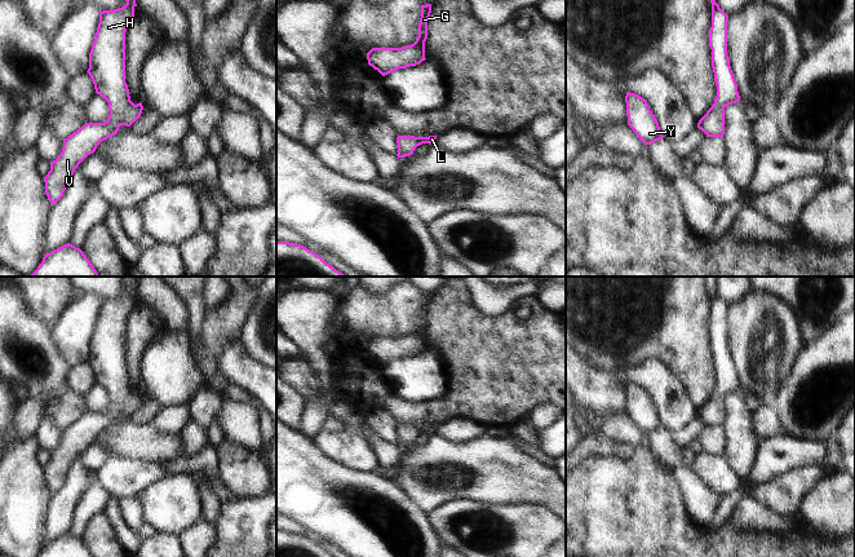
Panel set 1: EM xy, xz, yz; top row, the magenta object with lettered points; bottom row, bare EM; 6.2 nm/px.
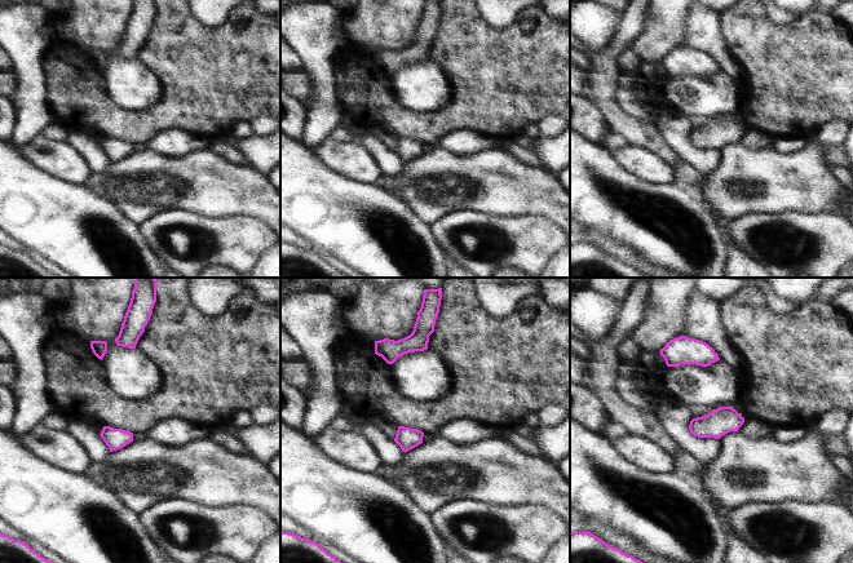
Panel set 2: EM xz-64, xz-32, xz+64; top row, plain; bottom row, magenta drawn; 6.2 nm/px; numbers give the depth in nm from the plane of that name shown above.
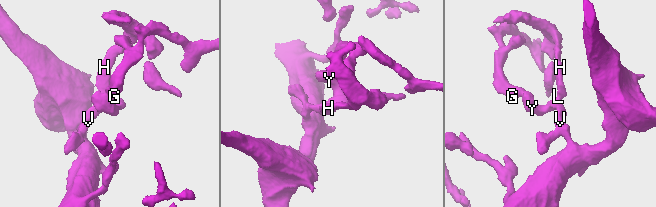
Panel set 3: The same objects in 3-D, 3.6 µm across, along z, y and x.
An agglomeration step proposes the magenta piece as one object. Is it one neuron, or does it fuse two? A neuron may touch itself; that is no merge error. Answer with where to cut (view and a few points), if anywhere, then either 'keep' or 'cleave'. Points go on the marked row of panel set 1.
no cut | keep

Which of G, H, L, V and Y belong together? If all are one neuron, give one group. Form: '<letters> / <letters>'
G H L V Y

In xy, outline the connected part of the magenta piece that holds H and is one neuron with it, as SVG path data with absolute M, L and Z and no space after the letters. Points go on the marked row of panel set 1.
M136 0L125 1L119 9L99 12L87 71L96 93L108 102L110 115L105 123L85 123L63 140L62 152L50 162L50 171L44 177L45 194L52 204L63 196L79 164L102 141L115 136L120 125L130 127L142 114L142 103L134 105L130 101L125 83L125 31L137 6Z

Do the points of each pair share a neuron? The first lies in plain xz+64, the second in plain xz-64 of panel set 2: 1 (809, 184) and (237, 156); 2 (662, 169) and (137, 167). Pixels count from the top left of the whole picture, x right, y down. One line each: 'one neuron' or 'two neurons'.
1: two neurons
2: two neurons

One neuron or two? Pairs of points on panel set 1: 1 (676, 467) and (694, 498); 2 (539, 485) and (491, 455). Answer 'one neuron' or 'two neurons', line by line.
1: one neuron
2: one neuron

